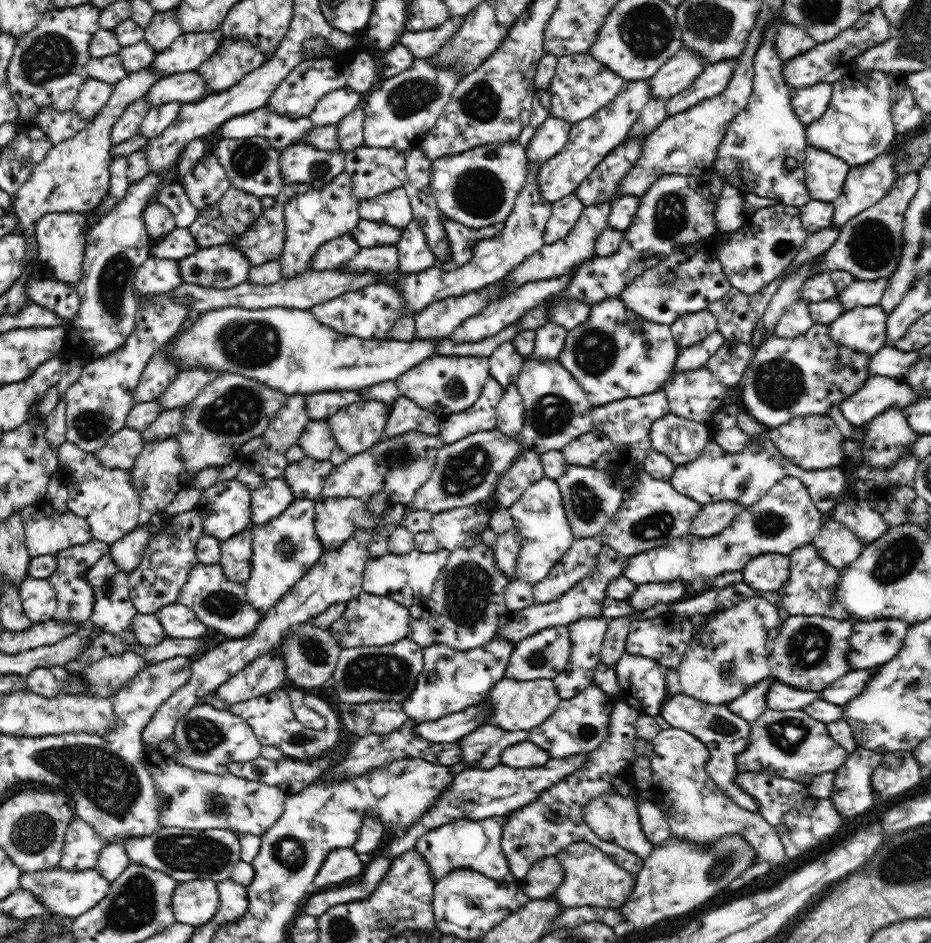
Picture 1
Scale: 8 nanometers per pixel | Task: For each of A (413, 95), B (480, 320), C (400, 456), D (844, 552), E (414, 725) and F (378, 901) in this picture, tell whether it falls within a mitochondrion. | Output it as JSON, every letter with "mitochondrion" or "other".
{"A":"mitochondrion","B":"other","C":"mitochondrion","D":"other","E":"other","F":"other"}

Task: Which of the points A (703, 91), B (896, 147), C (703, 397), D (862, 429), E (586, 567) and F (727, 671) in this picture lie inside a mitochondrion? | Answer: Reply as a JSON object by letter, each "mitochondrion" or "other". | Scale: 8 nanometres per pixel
{"A":"other","B":"other","C":"other","D":"other","E":"other","F":"other"}

